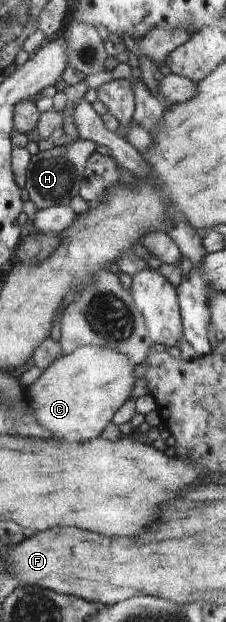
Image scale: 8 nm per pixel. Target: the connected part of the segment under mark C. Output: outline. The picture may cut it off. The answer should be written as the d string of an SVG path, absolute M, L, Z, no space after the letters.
M79 346L74 352L57 358L42 371L40 378L26 387L38 424L56 438L76 444L100 436L114 412L131 396L136 381L132 366L135 369L130 358L104 346Z

